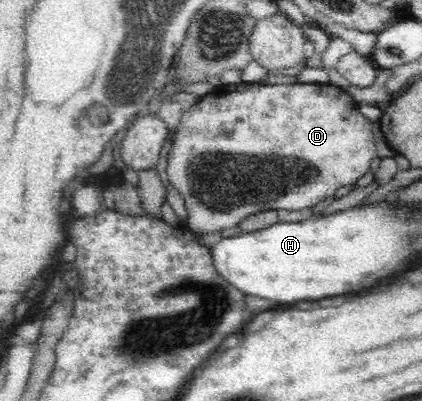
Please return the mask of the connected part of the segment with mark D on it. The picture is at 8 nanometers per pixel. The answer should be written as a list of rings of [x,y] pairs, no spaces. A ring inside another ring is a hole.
[[[296,81],[292,85],[262,85],[262,84],[236,84],[236,85],[226,85],[220,89],[217,84],[214,89],[204,96],[202,99],[199,99],[192,107],[184,112],[184,115],[181,117],[180,123],[177,125],[173,147],[170,150],[168,155],[168,164],[167,164],[167,178],[169,183],[173,185],[174,189],[178,190],[178,193],[182,196],[185,203],[185,209],[188,213],[187,220],[182,223],[184,229],[192,232],[194,235],[200,234],[211,234],[214,232],[222,232],[225,229],[230,229],[231,227],[238,226],[244,219],[250,217],[250,215],[256,215],[256,213],[262,213],[262,211],[270,211],[270,209],[286,209],[286,211],[298,211],[298,209],[306,209],[311,206],[315,206],[324,200],[327,197],[335,195],[335,191],[340,189],[340,186],[344,187],[350,184],[356,183],[363,175],[368,173],[370,169],[370,161],[377,157],[376,155],[376,141],[374,140],[374,134],[371,130],[371,122],[364,117],[360,112],[359,104],[353,100],[347,92],[345,92],[340,86],[334,86],[330,83],[328,84],[298,84]]]

